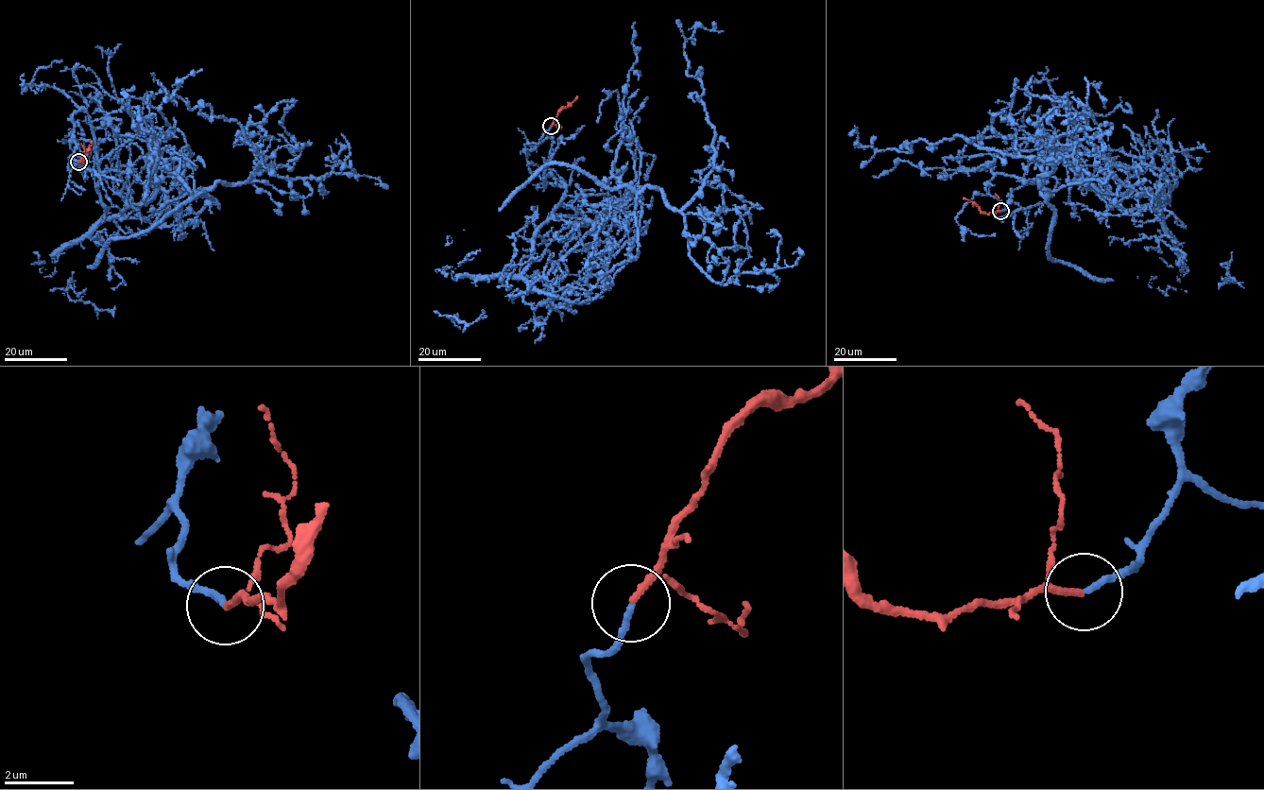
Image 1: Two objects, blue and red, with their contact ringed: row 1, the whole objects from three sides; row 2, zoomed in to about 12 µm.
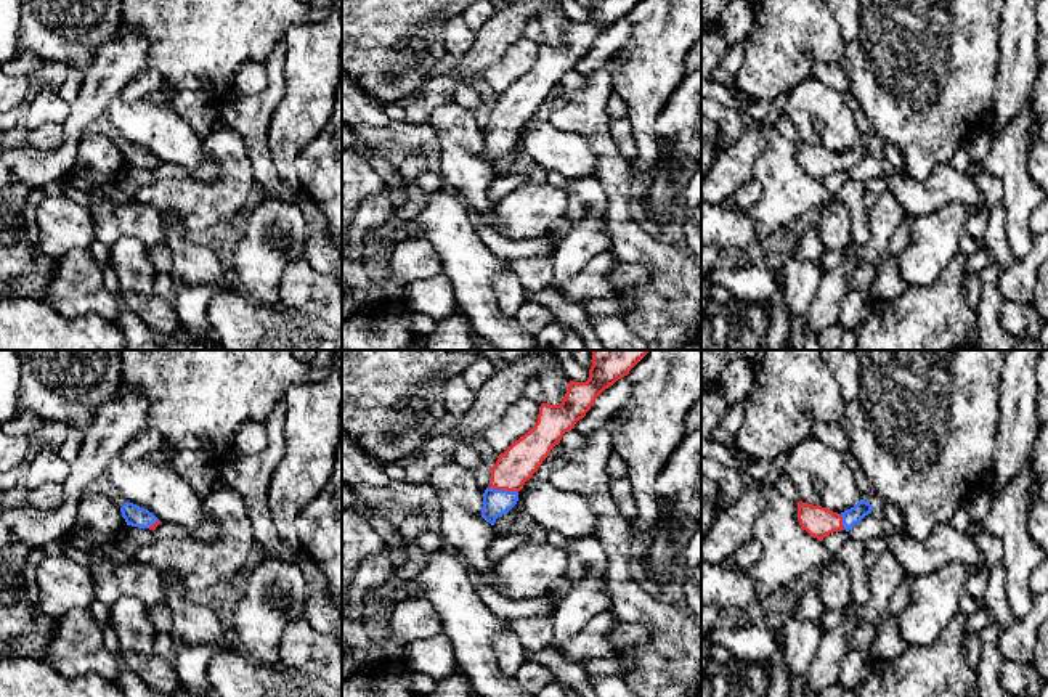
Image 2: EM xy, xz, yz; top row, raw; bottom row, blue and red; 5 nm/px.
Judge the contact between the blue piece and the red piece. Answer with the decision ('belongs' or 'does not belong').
belongs

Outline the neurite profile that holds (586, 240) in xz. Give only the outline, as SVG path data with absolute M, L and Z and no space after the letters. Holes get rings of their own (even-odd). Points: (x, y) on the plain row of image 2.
M587 215L560 239L552 252L550 286L559 292L571 281L595 255L611 249L611 239L603 231L599 215Z

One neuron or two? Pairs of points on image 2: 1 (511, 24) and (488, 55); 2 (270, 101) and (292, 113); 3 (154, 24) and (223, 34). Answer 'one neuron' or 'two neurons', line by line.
1: one neuron
2: two neurons
3: one neuron

